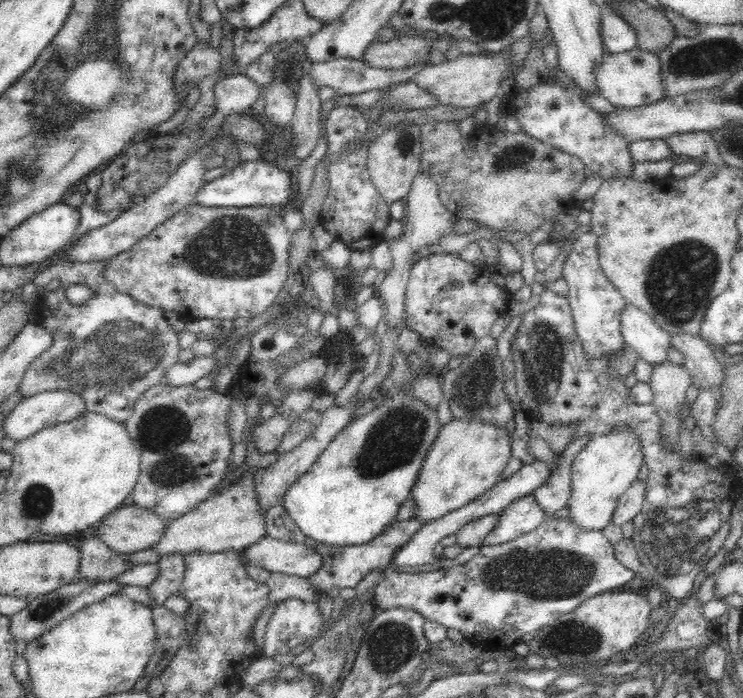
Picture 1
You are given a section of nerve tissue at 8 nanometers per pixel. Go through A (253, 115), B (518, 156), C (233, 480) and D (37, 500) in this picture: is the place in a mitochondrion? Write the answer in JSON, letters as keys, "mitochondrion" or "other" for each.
{"A":"other","B":"mitochondrion","C":"other","D":"mitochondrion"}

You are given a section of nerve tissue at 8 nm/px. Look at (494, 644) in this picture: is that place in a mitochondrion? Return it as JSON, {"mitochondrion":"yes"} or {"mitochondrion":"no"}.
{"mitochondrion":"no"}

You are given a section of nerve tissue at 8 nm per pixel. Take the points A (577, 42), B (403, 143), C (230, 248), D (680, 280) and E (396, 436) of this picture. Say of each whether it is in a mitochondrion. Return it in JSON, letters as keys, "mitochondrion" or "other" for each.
{"A":"other","B":"mitochondrion","C":"mitochondrion","D":"mitochondrion","E":"mitochondrion"}

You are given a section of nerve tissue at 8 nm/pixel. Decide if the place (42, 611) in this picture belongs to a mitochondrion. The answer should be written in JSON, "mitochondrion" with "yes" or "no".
{"mitochondrion":"yes"}

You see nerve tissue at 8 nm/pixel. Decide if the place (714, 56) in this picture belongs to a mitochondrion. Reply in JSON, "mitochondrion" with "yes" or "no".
{"mitochondrion":"yes"}

